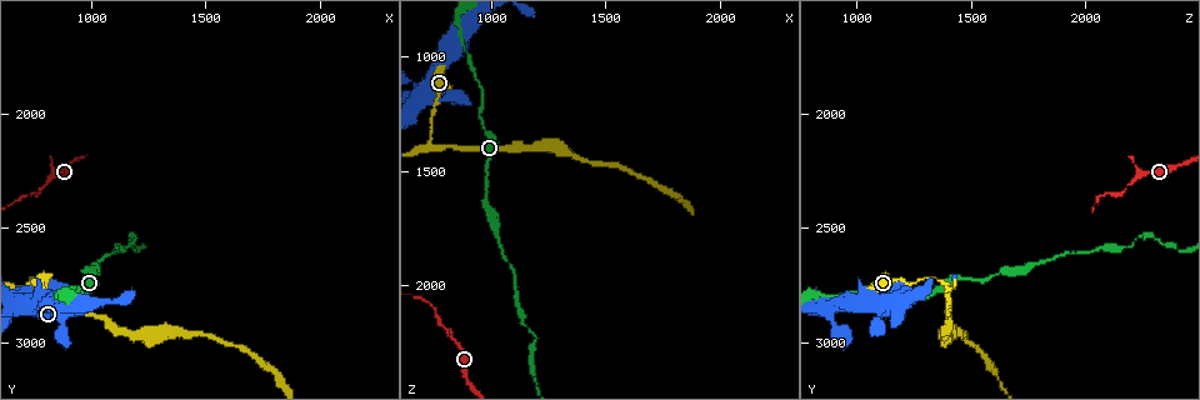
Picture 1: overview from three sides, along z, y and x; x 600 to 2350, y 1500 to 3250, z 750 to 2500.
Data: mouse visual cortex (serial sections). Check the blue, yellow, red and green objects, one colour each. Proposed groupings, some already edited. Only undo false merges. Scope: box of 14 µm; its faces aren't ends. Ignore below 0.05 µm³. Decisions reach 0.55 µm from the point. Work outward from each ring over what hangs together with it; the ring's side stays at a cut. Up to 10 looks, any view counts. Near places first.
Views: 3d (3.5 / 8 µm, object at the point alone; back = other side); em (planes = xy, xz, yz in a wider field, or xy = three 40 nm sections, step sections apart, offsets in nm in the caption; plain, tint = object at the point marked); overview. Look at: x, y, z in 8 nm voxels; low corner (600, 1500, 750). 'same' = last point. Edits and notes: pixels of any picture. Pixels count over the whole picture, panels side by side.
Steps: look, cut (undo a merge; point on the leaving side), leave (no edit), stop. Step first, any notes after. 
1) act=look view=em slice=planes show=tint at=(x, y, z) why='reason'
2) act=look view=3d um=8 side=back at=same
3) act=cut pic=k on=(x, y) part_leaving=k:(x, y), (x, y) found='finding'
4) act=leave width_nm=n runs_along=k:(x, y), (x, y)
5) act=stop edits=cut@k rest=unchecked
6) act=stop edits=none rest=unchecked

act=look view=3d um=8 at=(730, 2750, 1380) why='sharp bend'

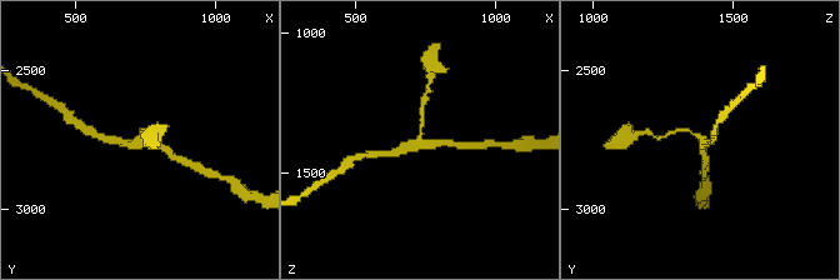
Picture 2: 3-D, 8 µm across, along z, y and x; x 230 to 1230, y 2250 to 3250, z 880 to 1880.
act=look view=3d um=3.5 side=back at=(740, 2750, 1390)

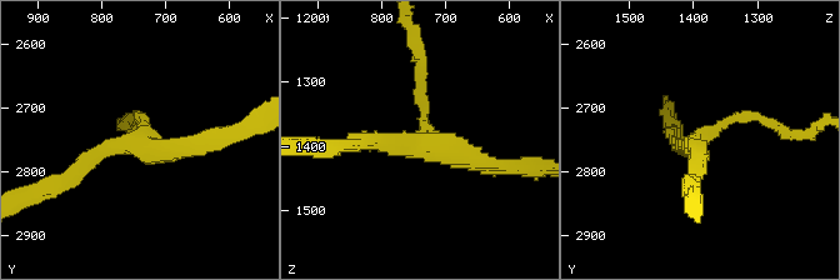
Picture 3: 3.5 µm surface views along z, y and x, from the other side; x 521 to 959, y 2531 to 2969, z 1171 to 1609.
act=look view=em slice=xy step=3 show=tint at=(740, 2745, 1385) arms=3 arm_widths_nm=150,200,200

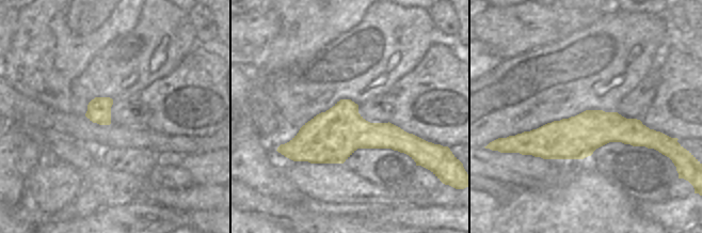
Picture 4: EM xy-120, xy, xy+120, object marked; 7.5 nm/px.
act=leave runs_along=4:(655, 134), (523, 137) found='one cell here'

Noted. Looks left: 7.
act=look view=3d um=8 at=(870, 2870, 880) why='calibre changes'

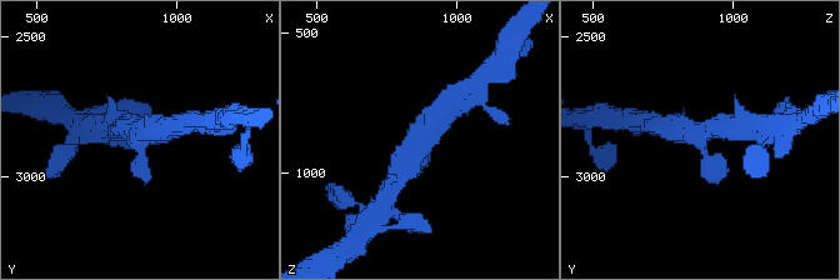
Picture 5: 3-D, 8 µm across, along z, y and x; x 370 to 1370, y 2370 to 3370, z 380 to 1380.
act=look view=em slice=xy step=5 show=tint at=(880, 2880, 870) arms=3 arm_widths_nm=300,600,600

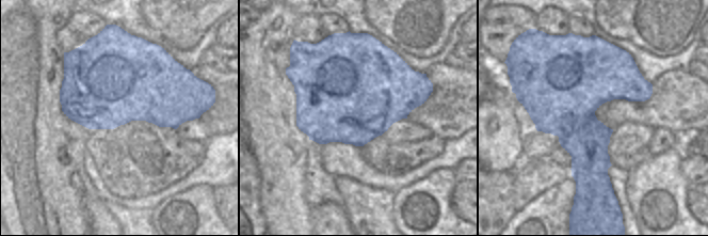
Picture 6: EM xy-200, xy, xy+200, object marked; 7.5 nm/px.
act=leave runs_along=5:(405, 168), (415, 141), (440, 108) found='one cell here'

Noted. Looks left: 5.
act=look view=3d um=3.5 at=(800, 2320, 2190) why='thin neck'

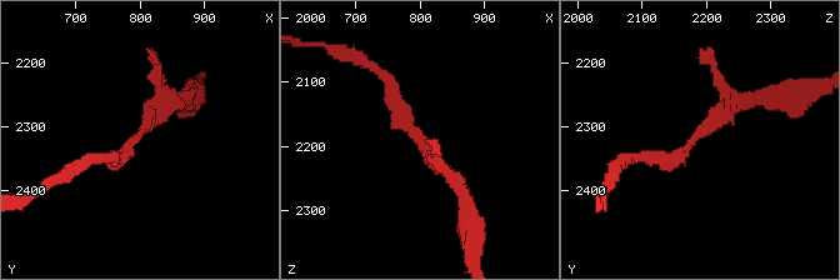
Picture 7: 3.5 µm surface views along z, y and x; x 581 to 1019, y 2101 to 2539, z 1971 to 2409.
act=look view=em slice=xy step=1 show=tint at=(795, 2320, 2180) arm_widths_nm=200,200

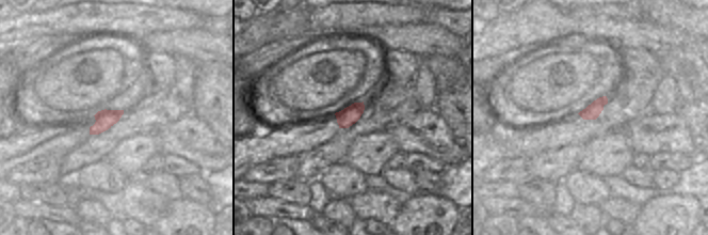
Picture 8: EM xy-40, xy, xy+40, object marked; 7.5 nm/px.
act=look view=em slice=planes show=tint at=same

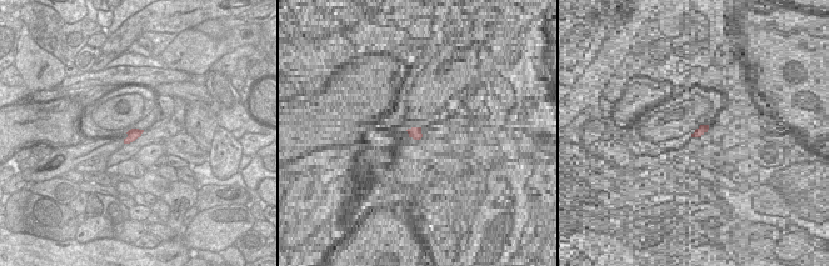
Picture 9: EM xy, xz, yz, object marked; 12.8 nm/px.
act=leave runs_along=7:(463, 189), (405, 125), (378, 70) found='continuous, no second cell'

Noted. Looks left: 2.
act=look view=3d um=3.5 at=(1190, 2560, 2210) why='thin neck'

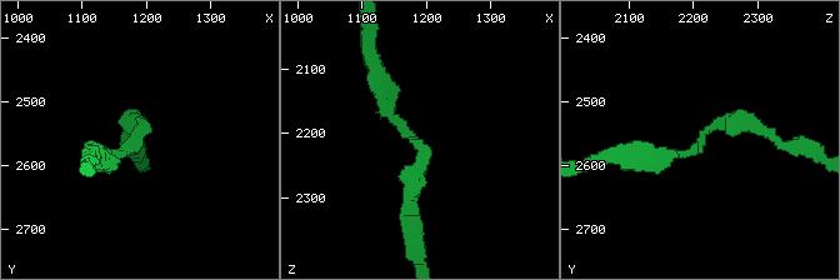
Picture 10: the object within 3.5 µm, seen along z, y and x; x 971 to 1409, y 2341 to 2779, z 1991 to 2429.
act=look view=em slice=xy step=1 show=tint at=(1190, 2555, 2220)

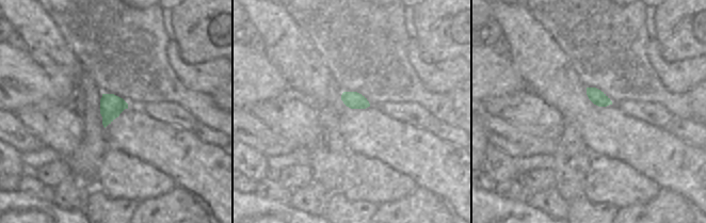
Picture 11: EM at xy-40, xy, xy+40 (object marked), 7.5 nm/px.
act=leave arm_widths_nm=150,200 runs_along=10:(381, 86), (424, 150), (409, 211) found='continuous, no second cell'

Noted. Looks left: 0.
act=stop edits=none rest=unchecked

